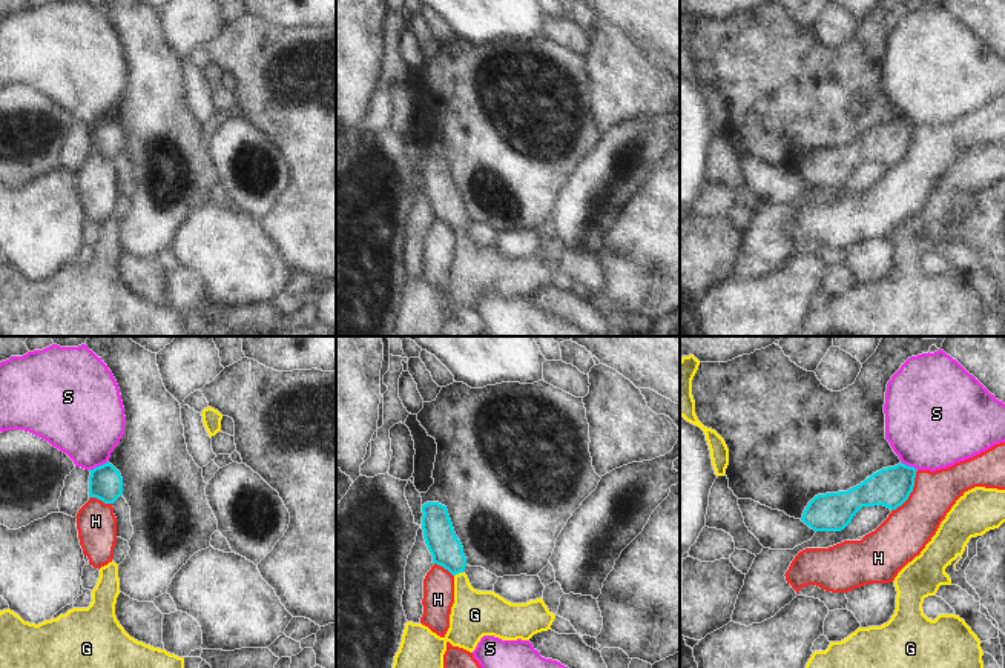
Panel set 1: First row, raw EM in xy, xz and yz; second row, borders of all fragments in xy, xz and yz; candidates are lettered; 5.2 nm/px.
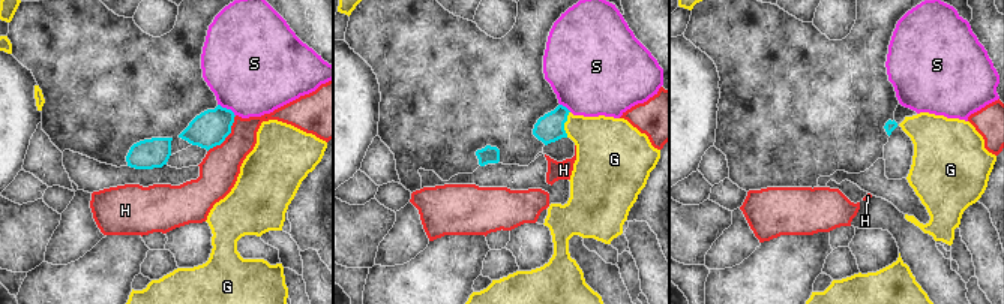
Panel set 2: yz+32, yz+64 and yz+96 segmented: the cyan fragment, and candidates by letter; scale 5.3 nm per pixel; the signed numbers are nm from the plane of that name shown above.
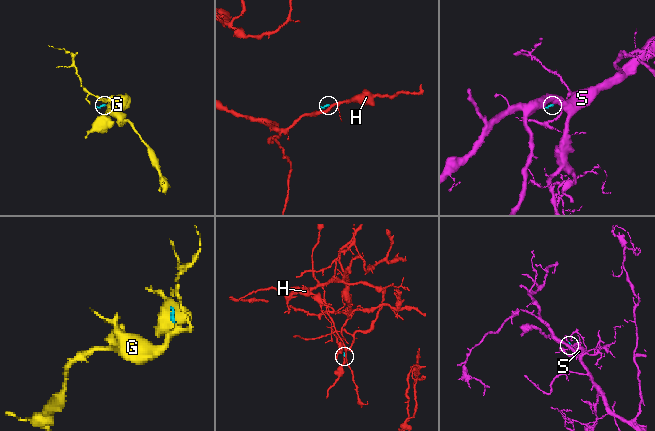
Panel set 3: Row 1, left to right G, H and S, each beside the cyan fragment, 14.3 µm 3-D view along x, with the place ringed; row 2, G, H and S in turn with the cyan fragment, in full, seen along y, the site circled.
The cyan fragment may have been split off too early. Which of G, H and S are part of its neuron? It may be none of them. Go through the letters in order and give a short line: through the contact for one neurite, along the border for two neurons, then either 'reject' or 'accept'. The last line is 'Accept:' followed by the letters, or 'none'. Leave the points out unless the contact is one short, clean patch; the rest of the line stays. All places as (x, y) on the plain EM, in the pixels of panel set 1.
G: line xz (441, 195), (454, 217), (458, 229), (464, 251), (474, 271); accept
H: line yz (918, 126), (913, 135), (913, 146), (892, 166); reject
S: line xy (106, 117), (89, 126); reject
Accept: G

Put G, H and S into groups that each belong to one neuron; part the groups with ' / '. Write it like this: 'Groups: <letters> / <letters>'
Groups: G / H / S

